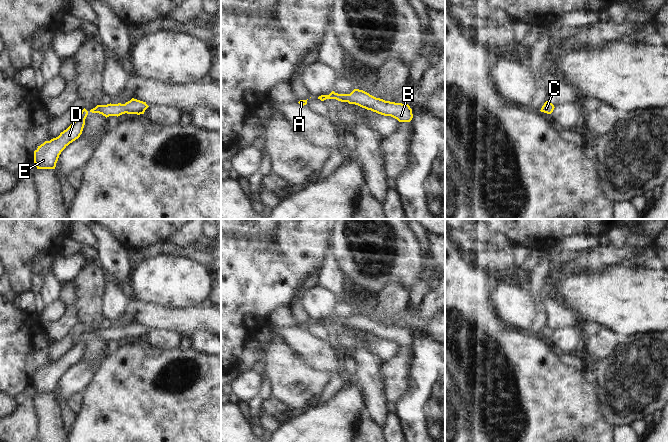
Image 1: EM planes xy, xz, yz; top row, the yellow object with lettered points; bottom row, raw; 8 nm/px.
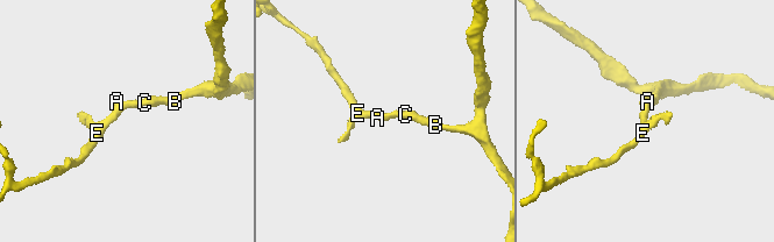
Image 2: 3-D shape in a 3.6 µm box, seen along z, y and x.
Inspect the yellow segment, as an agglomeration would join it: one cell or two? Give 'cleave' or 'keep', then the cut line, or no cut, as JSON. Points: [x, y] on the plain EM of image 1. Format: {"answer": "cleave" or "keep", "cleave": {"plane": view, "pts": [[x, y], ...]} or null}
{"answer": "keep", "cleave": null}

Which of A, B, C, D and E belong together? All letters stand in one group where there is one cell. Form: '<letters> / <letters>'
A B C D E

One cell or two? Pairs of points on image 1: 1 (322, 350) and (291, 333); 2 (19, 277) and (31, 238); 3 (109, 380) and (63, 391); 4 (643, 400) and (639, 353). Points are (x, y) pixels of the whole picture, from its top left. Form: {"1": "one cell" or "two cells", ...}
{"1": "one cell", "2": "one cell", "3": "two cells", "4": "one cell"}

